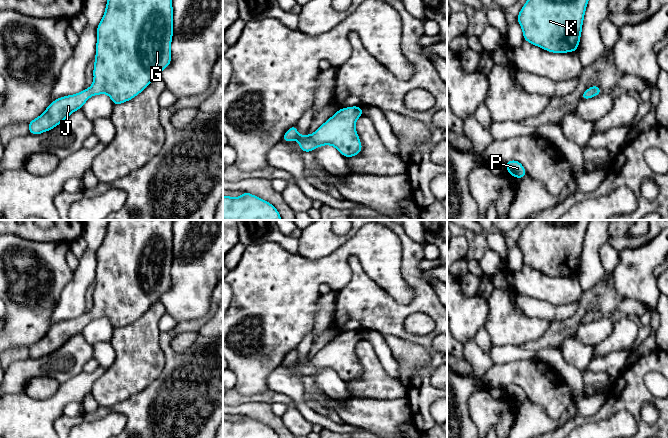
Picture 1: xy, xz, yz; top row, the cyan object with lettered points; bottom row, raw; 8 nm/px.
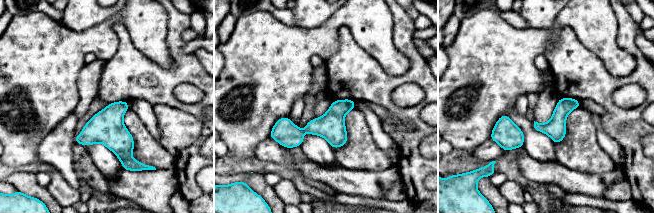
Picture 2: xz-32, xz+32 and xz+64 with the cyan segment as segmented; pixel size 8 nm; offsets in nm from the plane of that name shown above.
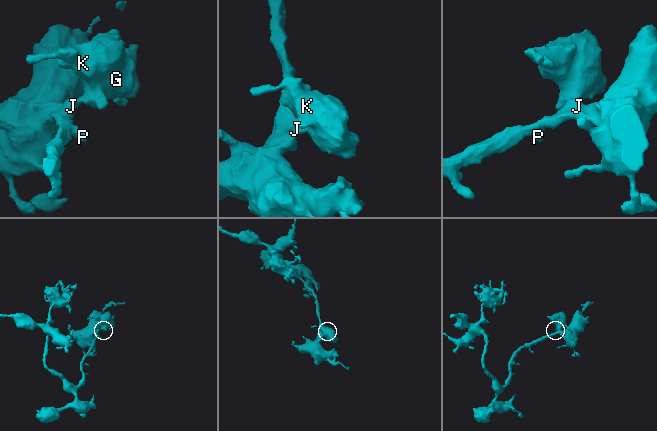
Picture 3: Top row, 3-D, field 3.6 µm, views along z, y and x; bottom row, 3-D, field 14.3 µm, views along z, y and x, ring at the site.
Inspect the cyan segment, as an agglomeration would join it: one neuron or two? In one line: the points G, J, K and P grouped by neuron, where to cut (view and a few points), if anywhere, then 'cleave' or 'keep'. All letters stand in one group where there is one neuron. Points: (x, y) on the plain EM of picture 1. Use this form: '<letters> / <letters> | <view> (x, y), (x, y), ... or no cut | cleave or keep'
G J K P | no cut | keep

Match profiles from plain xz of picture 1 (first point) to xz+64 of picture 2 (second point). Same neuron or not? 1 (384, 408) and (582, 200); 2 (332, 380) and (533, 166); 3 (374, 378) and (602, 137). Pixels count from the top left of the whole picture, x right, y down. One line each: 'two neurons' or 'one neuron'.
1: two neurons
2: two neurons
3: two neurons

